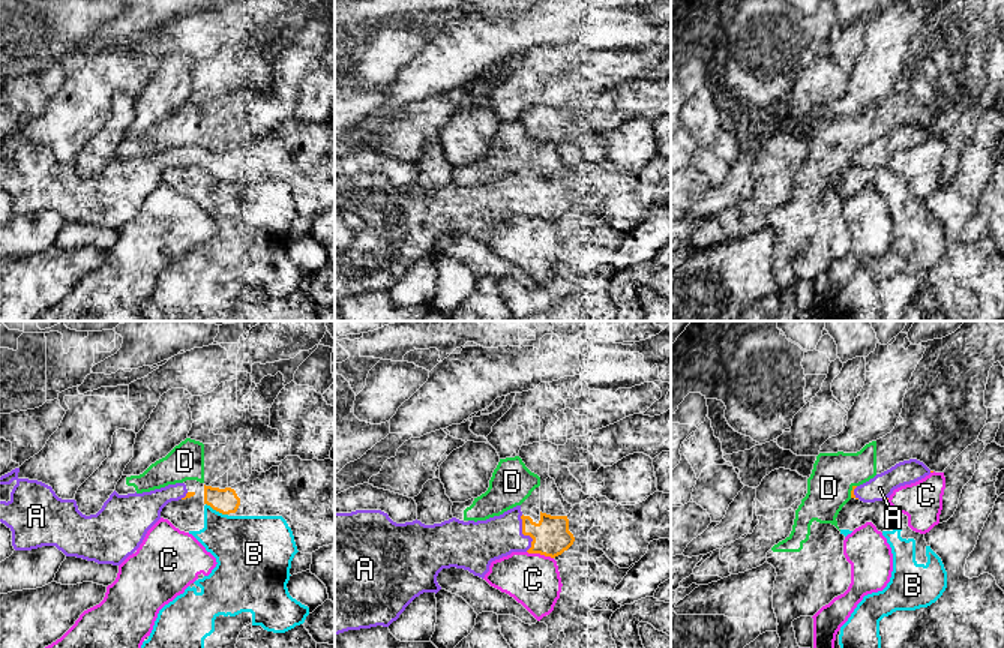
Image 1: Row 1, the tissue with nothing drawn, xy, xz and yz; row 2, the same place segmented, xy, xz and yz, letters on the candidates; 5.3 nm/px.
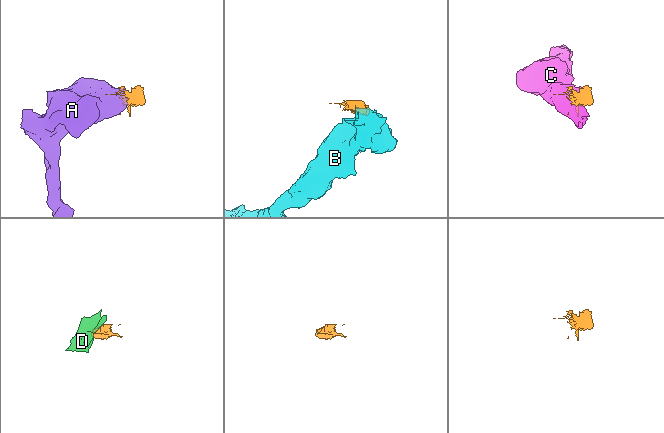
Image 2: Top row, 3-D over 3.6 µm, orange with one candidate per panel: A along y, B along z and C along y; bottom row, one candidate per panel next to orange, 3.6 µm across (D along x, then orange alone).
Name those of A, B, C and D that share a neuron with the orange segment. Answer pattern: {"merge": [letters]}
{"merge": ["A"]}

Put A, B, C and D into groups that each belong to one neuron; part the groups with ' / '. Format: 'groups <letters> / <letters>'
groups A / B / C / D

